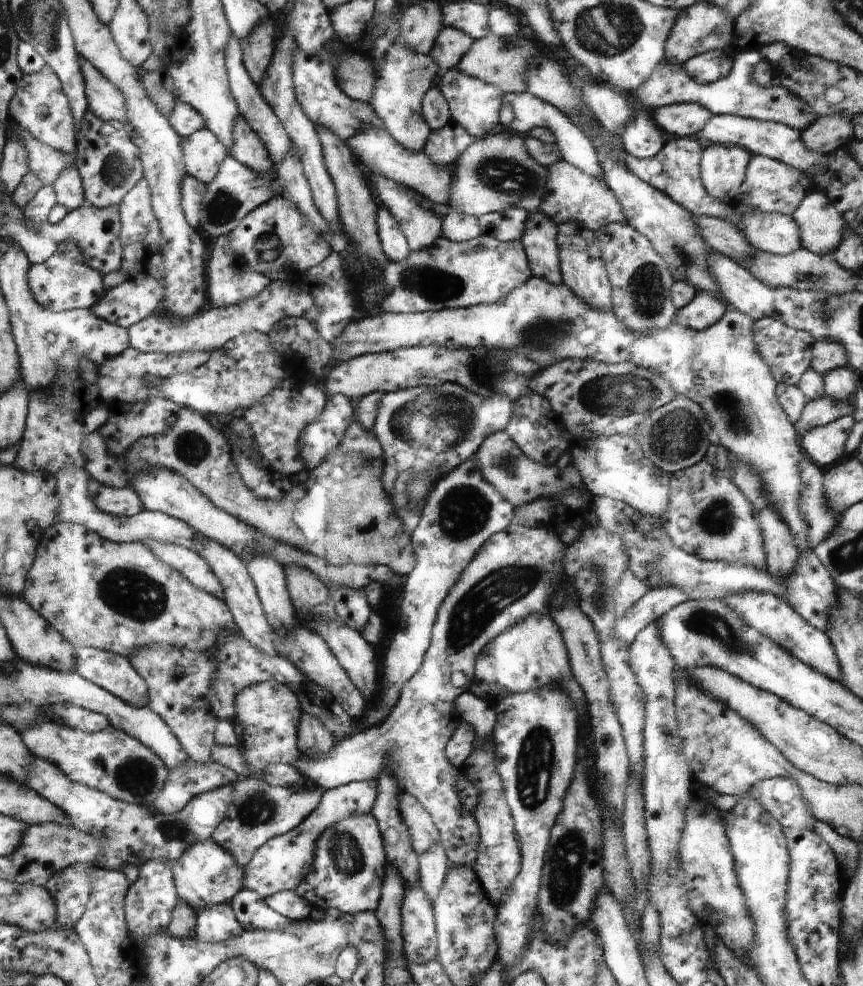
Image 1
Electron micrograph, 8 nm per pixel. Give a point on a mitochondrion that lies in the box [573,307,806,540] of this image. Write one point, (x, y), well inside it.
(612, 395)

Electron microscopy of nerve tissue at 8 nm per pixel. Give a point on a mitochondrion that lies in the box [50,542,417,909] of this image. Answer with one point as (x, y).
(124, 589)

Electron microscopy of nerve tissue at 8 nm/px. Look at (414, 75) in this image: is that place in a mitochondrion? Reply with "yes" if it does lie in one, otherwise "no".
yes

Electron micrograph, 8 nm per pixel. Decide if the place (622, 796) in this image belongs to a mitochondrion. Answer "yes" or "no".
no

